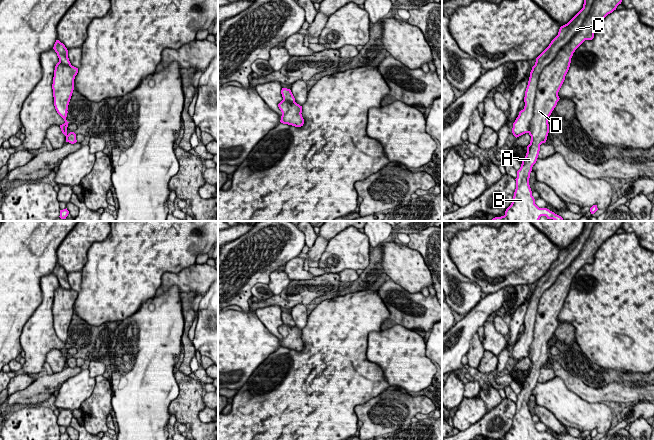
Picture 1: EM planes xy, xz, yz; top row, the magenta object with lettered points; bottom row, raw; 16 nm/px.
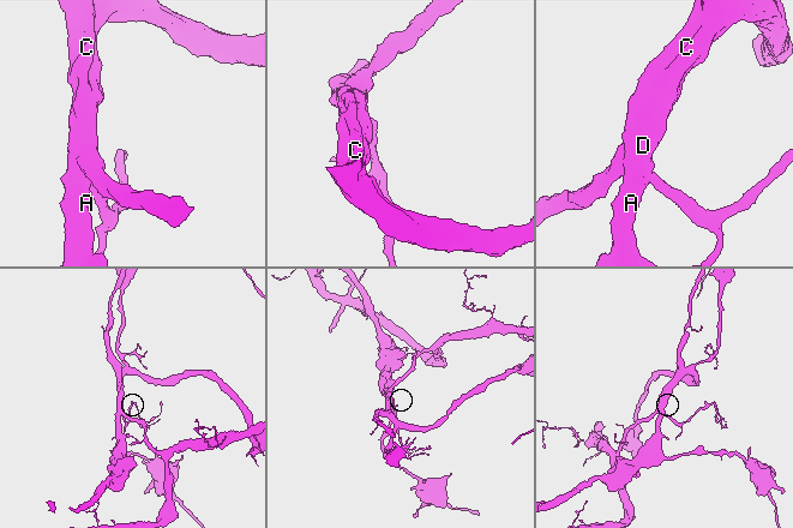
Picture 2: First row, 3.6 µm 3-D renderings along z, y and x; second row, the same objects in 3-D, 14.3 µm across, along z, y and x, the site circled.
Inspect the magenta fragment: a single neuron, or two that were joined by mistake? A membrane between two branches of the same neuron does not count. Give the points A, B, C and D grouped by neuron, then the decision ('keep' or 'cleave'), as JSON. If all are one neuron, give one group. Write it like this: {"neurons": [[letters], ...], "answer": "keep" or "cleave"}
{"neurons": [["A", "B", "C", "D"]], "answer": "keep"}

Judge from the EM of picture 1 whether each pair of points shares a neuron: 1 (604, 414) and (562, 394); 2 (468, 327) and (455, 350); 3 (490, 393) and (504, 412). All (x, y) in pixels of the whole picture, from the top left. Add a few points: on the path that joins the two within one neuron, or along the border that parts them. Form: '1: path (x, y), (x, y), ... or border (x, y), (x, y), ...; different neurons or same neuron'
1: path (594, 414), (582, 414), (572, 404); same neuron
2: path (464, 333), (458, 344); same neuron
3: border (503, 398), (487, 413); different neurons

